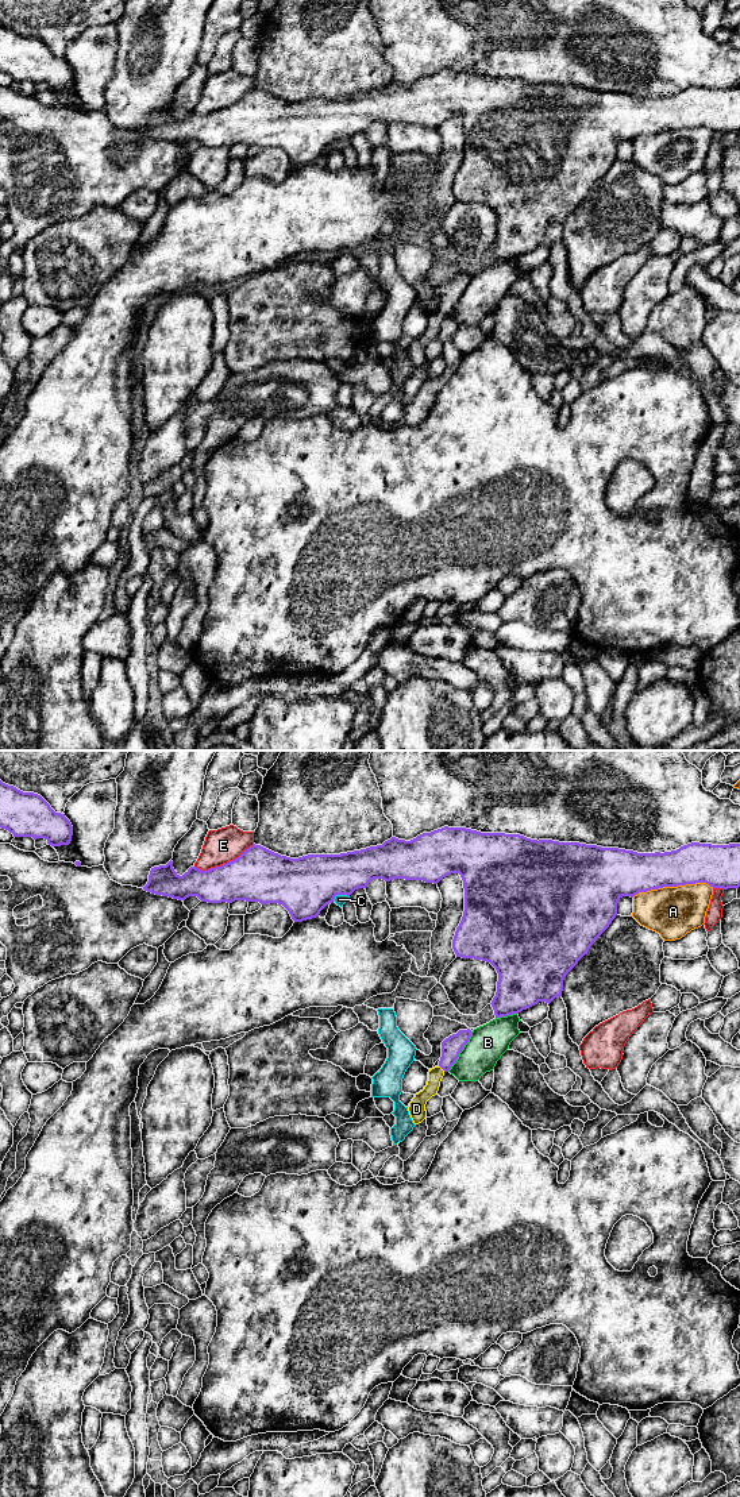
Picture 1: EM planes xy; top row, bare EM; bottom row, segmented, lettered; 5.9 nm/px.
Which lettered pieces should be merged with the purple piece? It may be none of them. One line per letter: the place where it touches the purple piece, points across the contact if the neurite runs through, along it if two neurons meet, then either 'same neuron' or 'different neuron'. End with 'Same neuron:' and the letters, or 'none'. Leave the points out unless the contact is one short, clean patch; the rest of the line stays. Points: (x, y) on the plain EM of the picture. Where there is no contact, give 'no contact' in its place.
A: meets purple in xy at (673, 130); different neuron
B: meets purple in xy at (461, 294); different neuron
C: meets purple in xy at (339, 138); different neuron
D: meets purple in xy at (442, 312); runs through xy (451, 290), (448, 303), (442, 312), (435, 319); same neuron
E: meets purple in xy at (224, 108); different neuron
Same neuron: D

